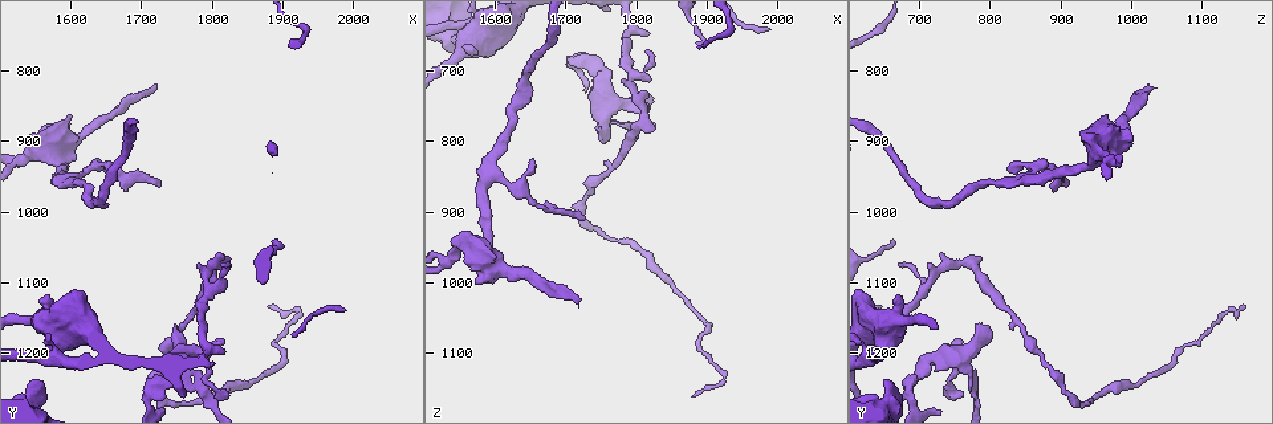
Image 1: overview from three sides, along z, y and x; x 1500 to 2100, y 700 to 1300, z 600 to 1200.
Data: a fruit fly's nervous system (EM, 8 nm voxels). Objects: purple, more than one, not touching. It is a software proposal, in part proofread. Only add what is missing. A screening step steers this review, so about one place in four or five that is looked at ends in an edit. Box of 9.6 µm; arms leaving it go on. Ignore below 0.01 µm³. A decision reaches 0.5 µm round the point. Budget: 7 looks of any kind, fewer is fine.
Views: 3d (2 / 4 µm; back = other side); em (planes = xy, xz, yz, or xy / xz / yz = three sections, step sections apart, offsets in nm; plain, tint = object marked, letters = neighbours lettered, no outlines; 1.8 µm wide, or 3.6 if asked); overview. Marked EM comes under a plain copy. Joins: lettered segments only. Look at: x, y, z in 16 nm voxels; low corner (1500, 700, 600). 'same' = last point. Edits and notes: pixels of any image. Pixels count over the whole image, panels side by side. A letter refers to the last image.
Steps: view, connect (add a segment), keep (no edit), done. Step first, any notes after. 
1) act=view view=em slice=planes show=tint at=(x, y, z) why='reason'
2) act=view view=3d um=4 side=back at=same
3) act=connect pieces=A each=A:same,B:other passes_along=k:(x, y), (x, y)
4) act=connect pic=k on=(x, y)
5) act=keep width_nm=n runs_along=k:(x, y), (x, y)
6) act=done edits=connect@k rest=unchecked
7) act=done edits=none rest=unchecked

act=view view=em slice=planes show=letters at=(1755, 1200, 735)

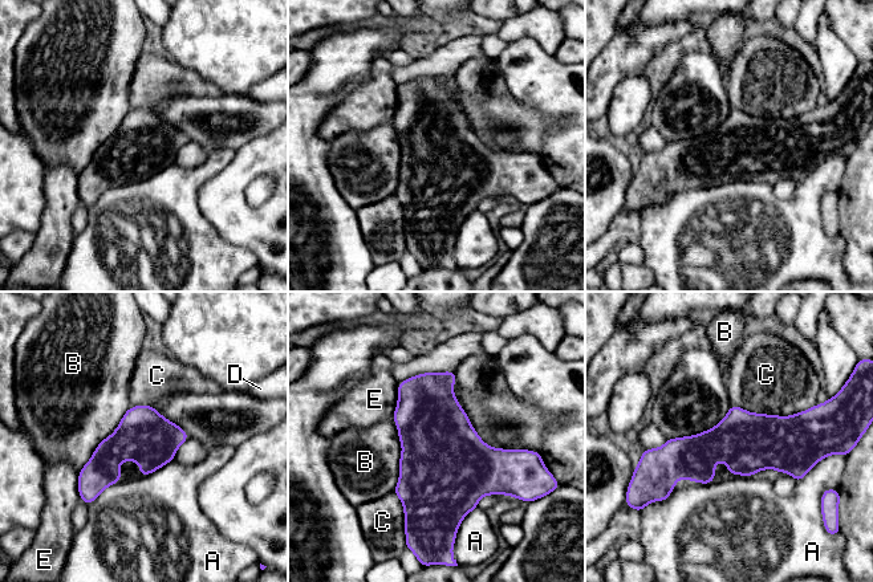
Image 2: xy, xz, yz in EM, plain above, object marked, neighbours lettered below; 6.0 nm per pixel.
act=keep longest_contact=C:500nm each=A:other,B:other,C:other,D:other,E:other runs_along=2:(813, 434), (656, 455) found='no lettered segment goes on from it'

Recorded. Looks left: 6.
act=view view=em slice=planes show=letters at=(1725, 960, 915) why='free end'

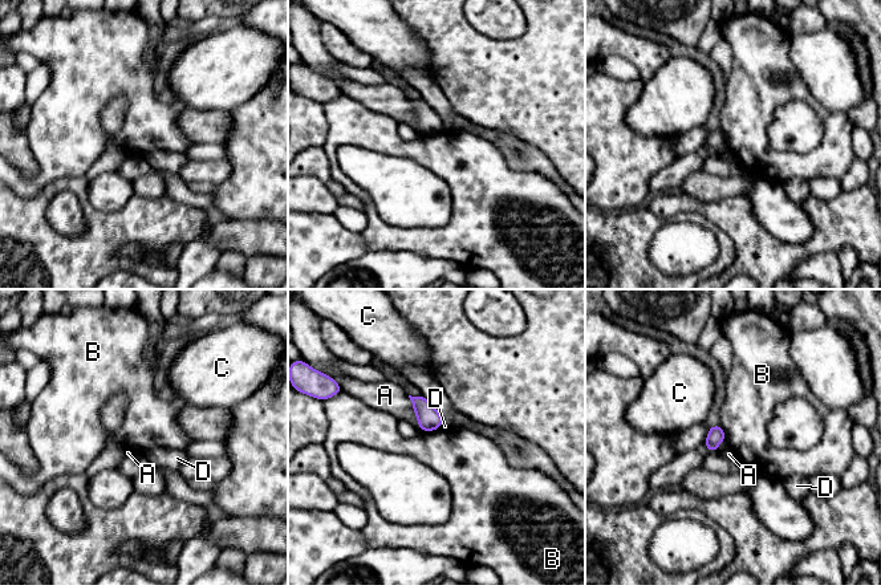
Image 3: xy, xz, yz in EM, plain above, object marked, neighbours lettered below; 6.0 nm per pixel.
act=keep each=A:other,B:other,C:other,D:other border=3:(438, 429), (422, 431) found='no lettered segment goes on from it'

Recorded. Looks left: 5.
act=view view=3d um=4 side=back at=(1725, 820, 1020)

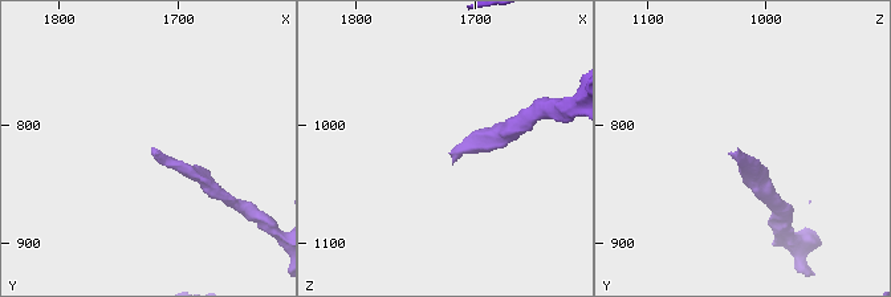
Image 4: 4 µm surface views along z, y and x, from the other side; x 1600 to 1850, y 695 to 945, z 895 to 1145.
act=view view=em slice=yz step=8 show=tint at=(1720, 818, 1024) why='now the EM'

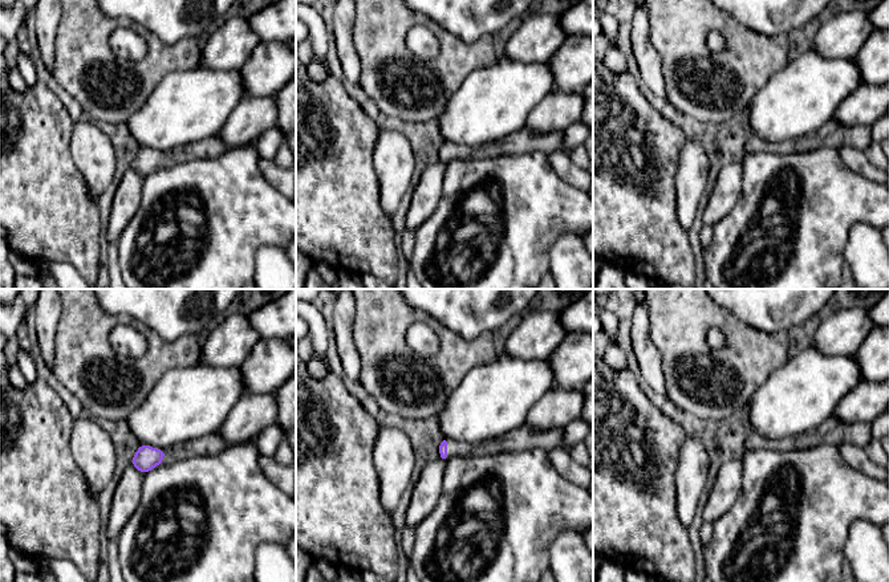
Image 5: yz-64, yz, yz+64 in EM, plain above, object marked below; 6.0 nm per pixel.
act=view view=em slice=planes show=letters at=same

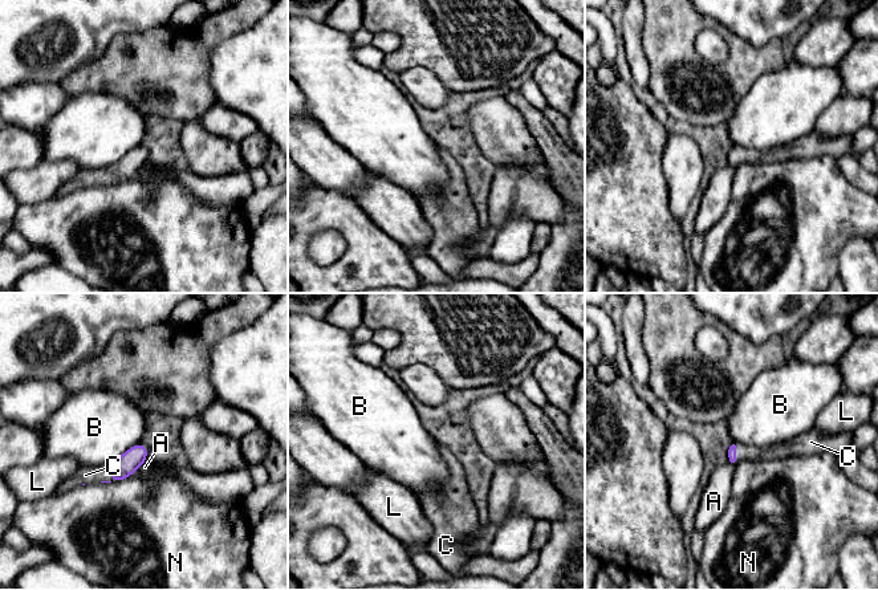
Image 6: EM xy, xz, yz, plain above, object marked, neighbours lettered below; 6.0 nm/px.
act=connect pieces=C each=A:other,B:other,C:same,L:other,N:other passes_along=6:(126, 464), (112, 477), (85, 475) found='the neuron continues'

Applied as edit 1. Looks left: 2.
act=done edits=connect@6 rest=unchecked

